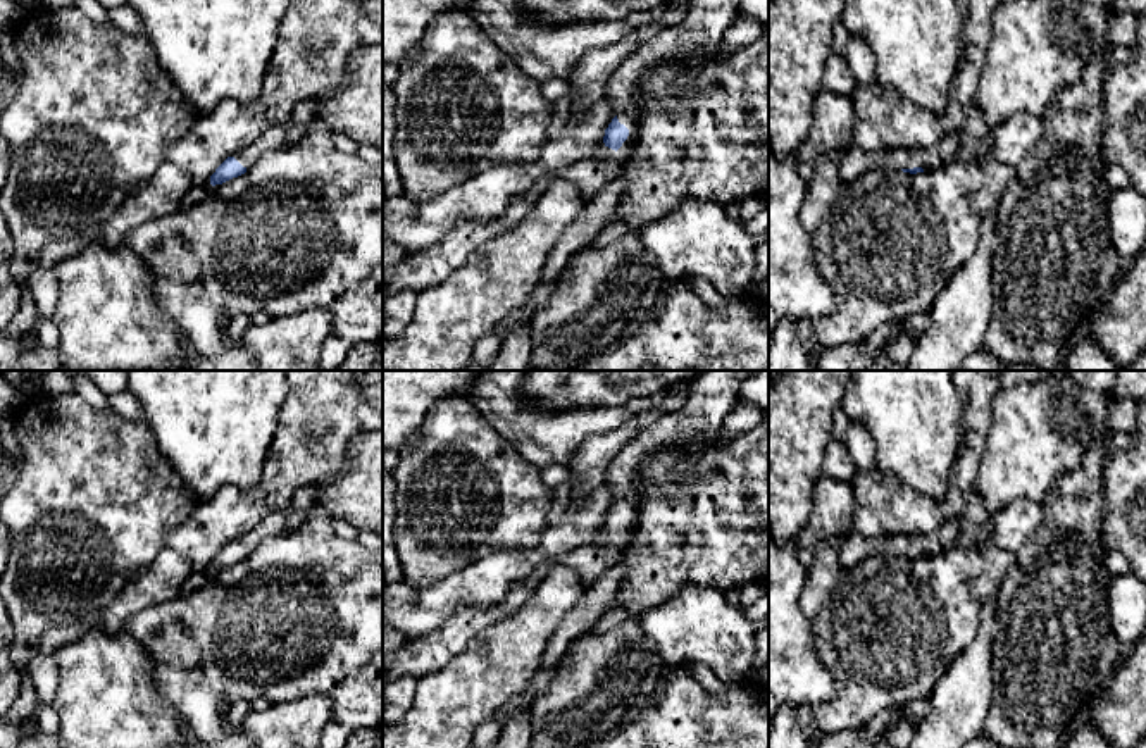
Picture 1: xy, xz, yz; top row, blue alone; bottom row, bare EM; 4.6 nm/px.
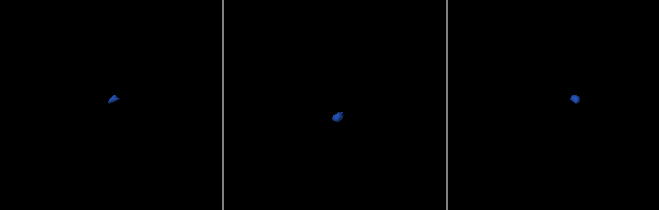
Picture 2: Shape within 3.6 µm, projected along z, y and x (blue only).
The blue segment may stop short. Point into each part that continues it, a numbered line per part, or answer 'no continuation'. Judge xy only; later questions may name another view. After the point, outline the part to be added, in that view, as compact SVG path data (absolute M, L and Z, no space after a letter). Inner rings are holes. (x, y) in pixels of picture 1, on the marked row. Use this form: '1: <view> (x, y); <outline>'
1: xy (274, 135); M271 124L265 131L248 146L240 150L234 159L250 169L264 153L284 146L286 128L284 124Z

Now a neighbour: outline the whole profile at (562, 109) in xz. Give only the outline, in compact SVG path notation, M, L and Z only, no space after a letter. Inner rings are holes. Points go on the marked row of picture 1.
M565 97L562 100L553 102L553 117L550 126L546 128L546 141L557 140L564 134L567 121L572 114L576 97Z

